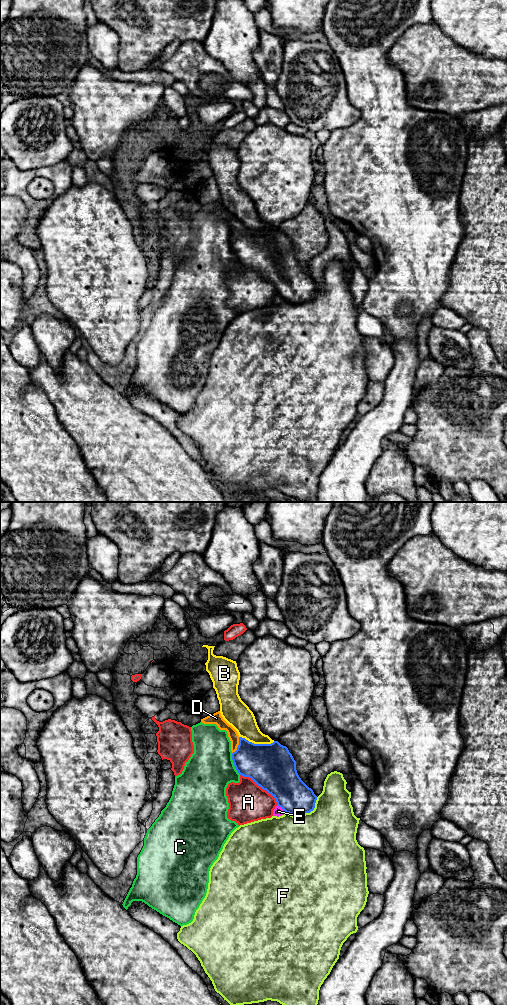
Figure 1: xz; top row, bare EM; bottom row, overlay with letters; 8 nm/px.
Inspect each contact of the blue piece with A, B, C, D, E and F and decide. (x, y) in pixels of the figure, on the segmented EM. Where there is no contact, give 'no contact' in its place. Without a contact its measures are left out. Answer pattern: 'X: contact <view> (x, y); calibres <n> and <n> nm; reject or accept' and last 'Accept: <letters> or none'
A: contact xz (261, 787); calibres 360 and 320 nm; reject
B: contact xz (257, 744); calibres 360 and 200 nm; reject
C: contact xz (234, 764); calibres 320 and 380 nm; reject
D: contact xz (238, 745); calibres 320 and 80 nm; accept
E: contact xz (282, 808); calibres 300 and 80 nm; reject
F: contact xz (305, 812); calibres 280 and 480 nm; reject
Accept: D

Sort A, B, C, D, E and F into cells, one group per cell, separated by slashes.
A / B / C / D / E / F

